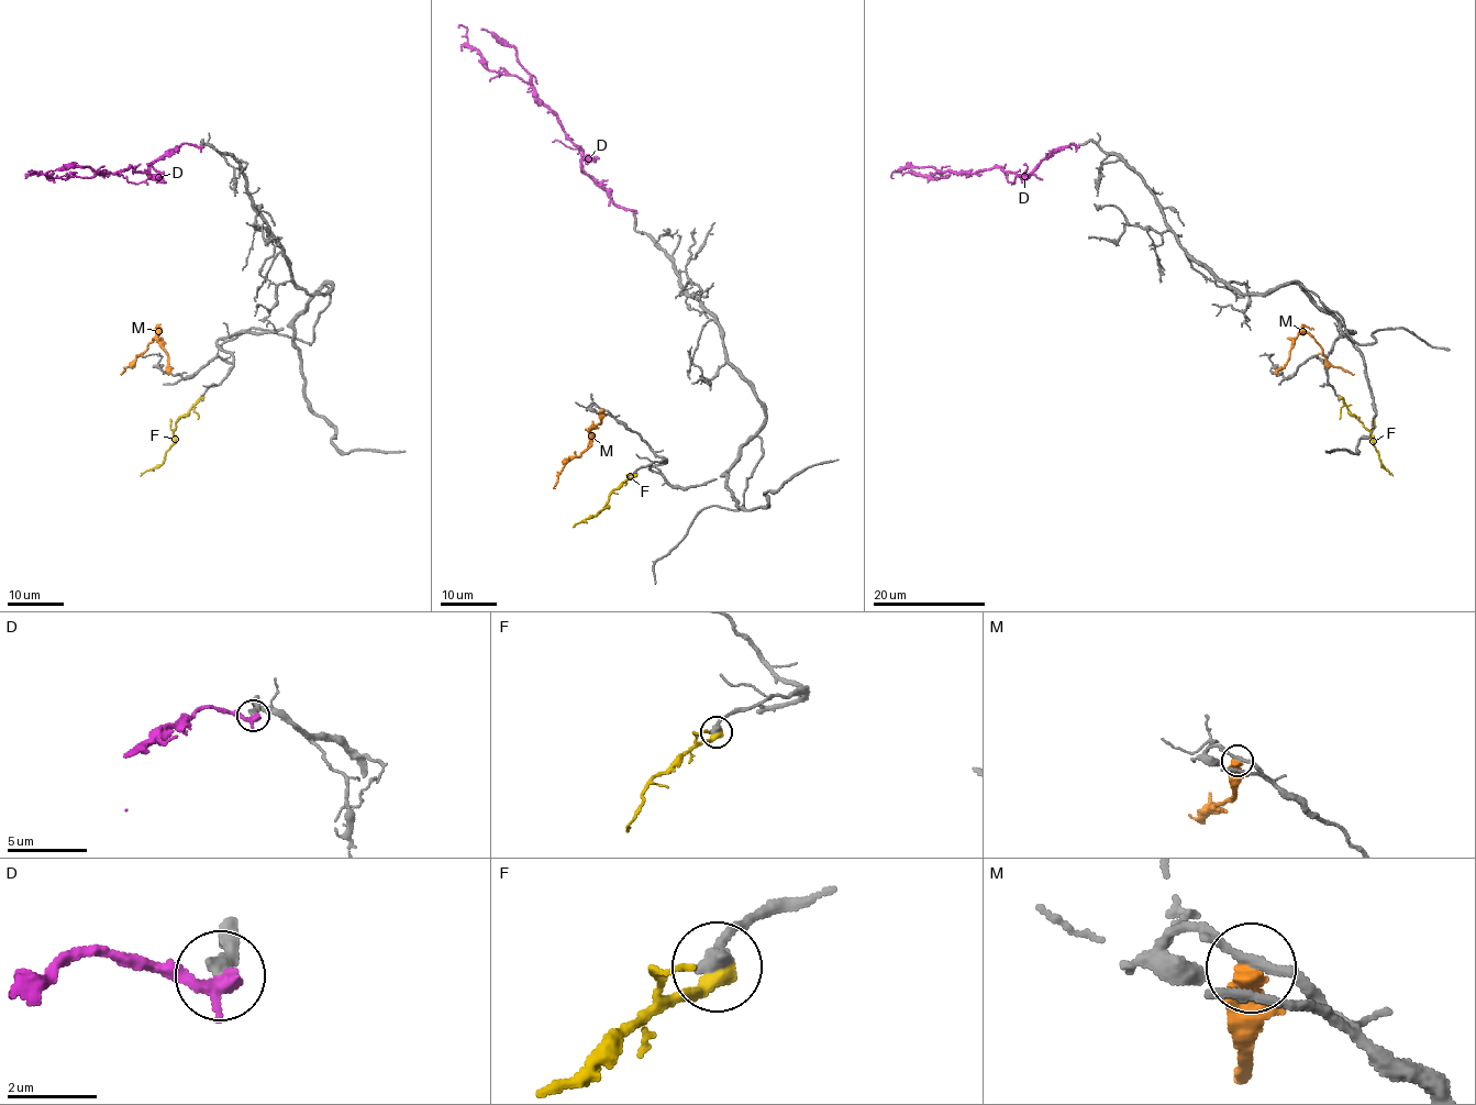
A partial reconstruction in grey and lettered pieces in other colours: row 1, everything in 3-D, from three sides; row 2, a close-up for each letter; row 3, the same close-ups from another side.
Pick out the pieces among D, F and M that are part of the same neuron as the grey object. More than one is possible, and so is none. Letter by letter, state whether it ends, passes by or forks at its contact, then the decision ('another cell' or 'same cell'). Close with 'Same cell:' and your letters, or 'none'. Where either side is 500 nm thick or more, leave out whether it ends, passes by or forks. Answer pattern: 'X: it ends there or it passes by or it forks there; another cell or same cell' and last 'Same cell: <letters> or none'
D: it ends there; another cell
F: it ends there; same cell
M: another cell
Same cell: F

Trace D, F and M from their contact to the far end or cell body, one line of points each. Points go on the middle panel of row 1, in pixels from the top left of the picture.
D: (634, 213), (583, 170), (583, 151), (536, 91), (491, 72), (467, 43), (467, 29), (457, 26)
F: (634, 474), (612, 490), (607, 506), (573, 527)
M: (602, 409), (600, 423), (591, 433), (591, 442), (579, 455), (573, 457), (562, 468), (553, 488)

